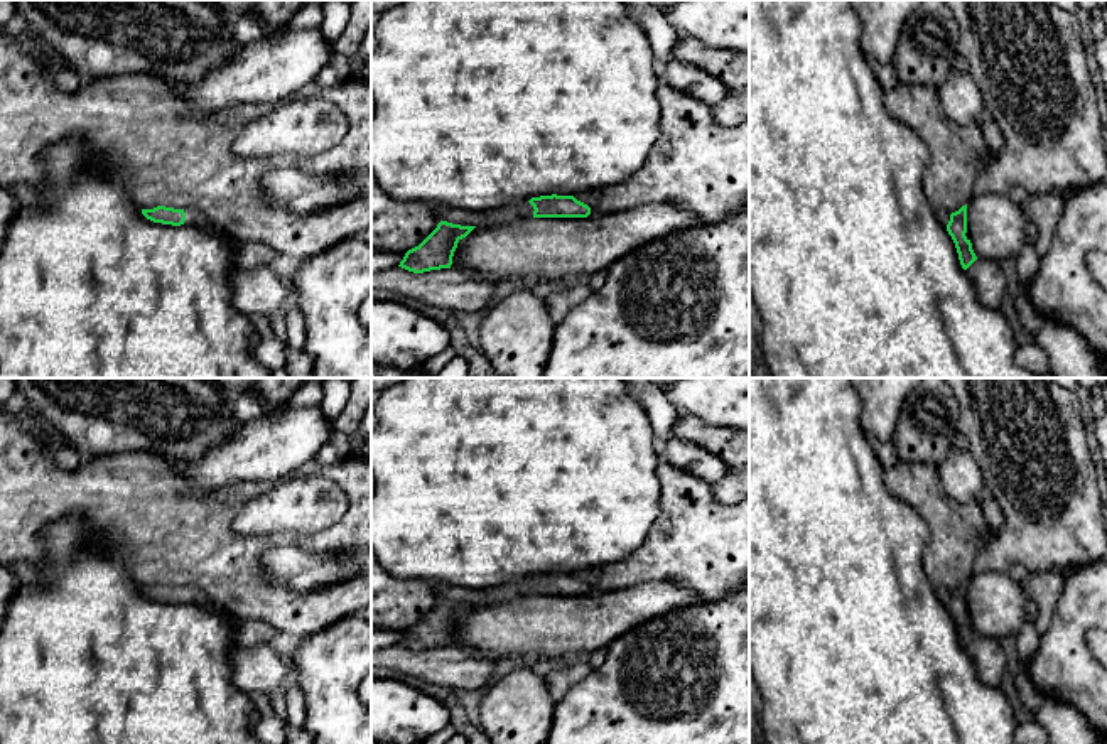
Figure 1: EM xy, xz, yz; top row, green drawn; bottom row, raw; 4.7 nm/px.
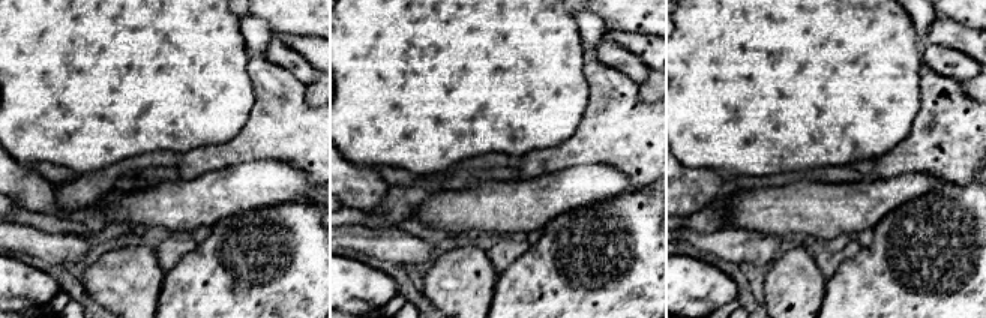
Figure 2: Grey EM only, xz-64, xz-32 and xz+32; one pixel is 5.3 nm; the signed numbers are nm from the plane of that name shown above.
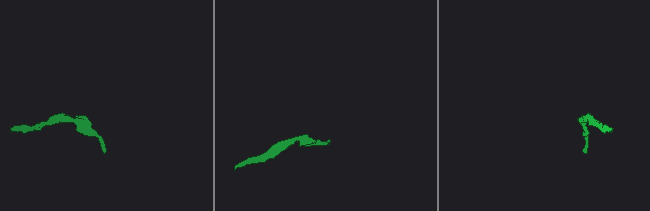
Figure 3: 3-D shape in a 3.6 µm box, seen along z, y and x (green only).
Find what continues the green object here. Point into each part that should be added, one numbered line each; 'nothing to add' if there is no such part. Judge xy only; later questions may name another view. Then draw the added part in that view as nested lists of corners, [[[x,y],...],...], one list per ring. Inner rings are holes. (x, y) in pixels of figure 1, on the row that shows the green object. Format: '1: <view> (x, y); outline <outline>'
1: xy (193, 216); outline [[[186,208],[184,213],[186,213],[186,221],[184,221],[184,224],[187,224],[187,226],[199,226],[199,228],[208,229],[208,231],[218,231],[218,229],[209,223],[209,219],[206,219],[204,214],[199,213],[197,209]]]

